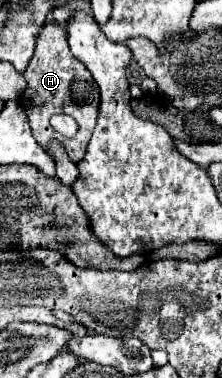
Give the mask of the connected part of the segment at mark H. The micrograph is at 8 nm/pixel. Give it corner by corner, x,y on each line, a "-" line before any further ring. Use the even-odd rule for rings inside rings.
49,22
41,30
41,36
37,38
35,54
29,60
23,76
27,80
27,88
21,94
21,104
25,106
25,112
27,112
27,118
29,118
35,140
45,148
49,144
49,140
57,138
67,148
69,158
73,162
79,162
81,156
85,154
87,142
89,142
91,132
93,132
93,128
97,124
99,88
97,88
93,76
89,74
89,70
77,58
73,58
73,54
69,52
67,32
65,32
63,26
59,26
55,22
-
53,114
69,114
69,116
73,116
77,120
77,124
79,124
79,132
73,138
59,136
49,124
49,118

